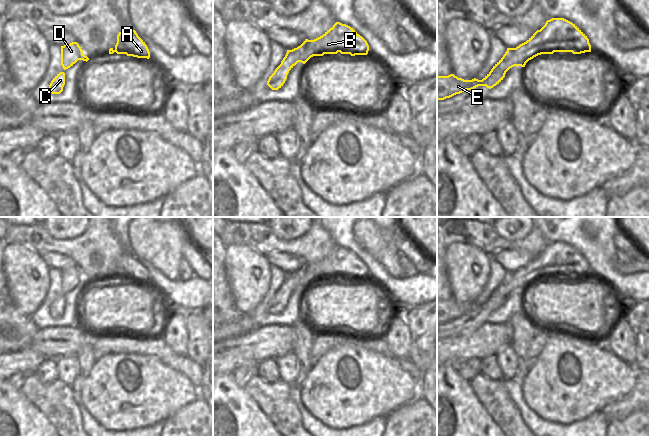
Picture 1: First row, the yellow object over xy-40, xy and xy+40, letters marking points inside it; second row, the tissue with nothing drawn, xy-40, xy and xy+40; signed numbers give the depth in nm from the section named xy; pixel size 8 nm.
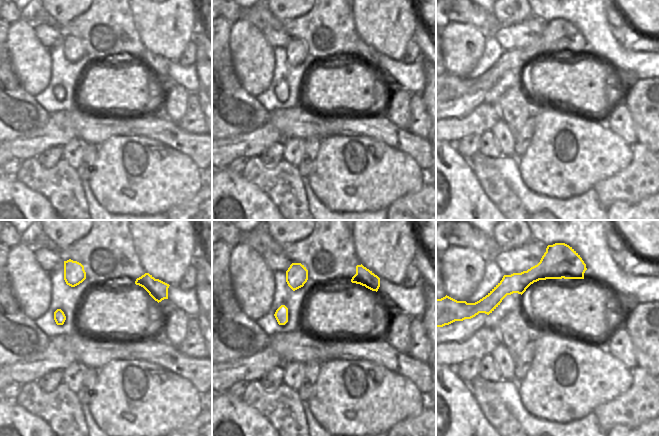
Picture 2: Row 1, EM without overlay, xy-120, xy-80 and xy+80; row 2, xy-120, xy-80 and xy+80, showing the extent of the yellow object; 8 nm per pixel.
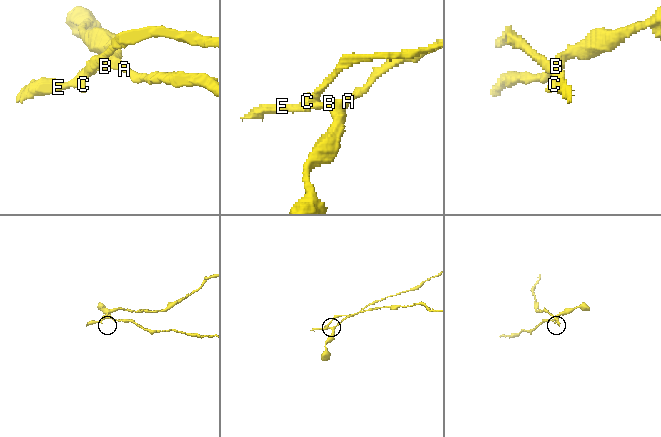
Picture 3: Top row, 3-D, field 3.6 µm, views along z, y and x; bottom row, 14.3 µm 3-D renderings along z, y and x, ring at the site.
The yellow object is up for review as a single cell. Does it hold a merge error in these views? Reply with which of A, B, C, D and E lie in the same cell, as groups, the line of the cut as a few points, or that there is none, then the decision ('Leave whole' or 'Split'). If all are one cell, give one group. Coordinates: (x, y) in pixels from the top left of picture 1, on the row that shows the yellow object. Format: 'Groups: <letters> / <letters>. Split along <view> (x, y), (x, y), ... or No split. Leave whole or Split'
Groups: A B E / C D. Split along xy (280, 64), (280, 68), (272, 77), (269, 86). Split

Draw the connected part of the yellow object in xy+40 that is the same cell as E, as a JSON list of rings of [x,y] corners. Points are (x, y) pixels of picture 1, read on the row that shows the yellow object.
[[[552,18],[526,42],[516,48],[507,48],[503,57],[482,80],[464,80],[454,74],[437,76],[437,100],[450,98],[478,86],[491,89],[503,80],[510,68],[525,67],[534,57],[554,52],[581,54],[591,52],[591,45],[587,36],[575,24],[564,18]]]

